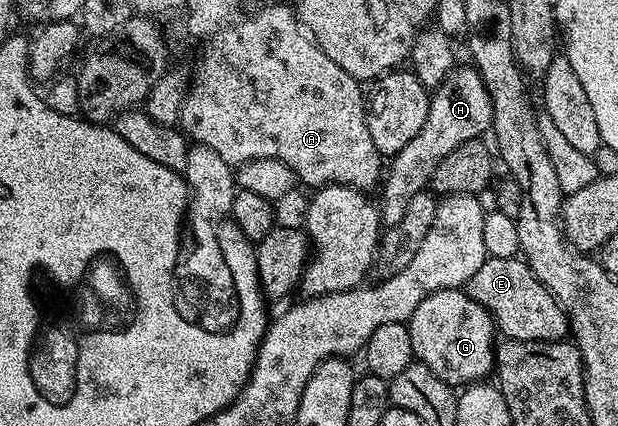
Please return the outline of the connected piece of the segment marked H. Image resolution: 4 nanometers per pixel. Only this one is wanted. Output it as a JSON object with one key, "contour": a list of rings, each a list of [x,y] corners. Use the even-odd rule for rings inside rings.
{"contour":[[[455,65],[448,77],[431,93],[428,120],[424,120],[424,128],[420,128],[413,140],[389,159],[380,182],[382,199],[377,199],[376,202],[383,227],[400,224],[412,196],[429,187],[430,178],[436,172],[440,160],[444,160],[444,156],[456,152],[460,144],[481,139],[482,133],[485,130],[487,133],[493,127],[494,113],[490,93],[484,88],[484,80],[473,65],[465,65]]]}

